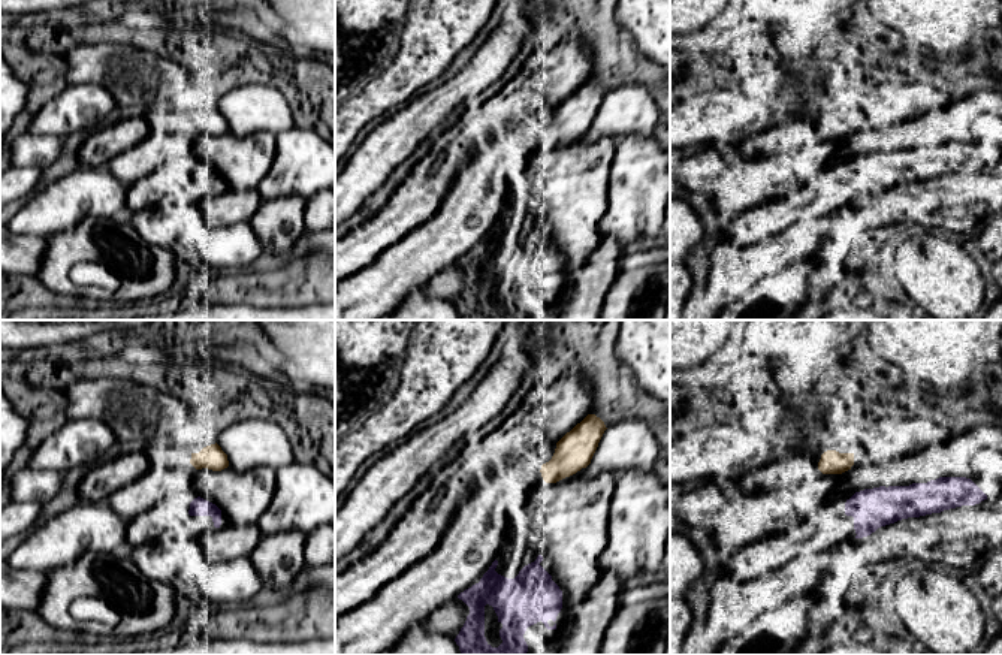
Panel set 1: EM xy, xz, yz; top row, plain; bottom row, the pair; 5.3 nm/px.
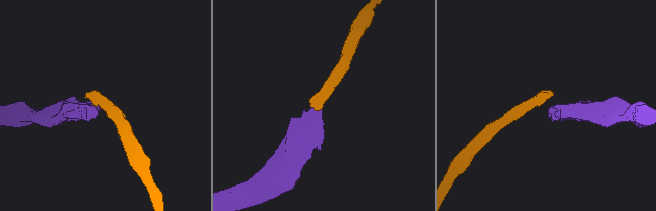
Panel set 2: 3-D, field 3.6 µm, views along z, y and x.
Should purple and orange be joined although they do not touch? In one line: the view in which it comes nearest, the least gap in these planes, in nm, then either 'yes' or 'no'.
yz | 130 nm | no

